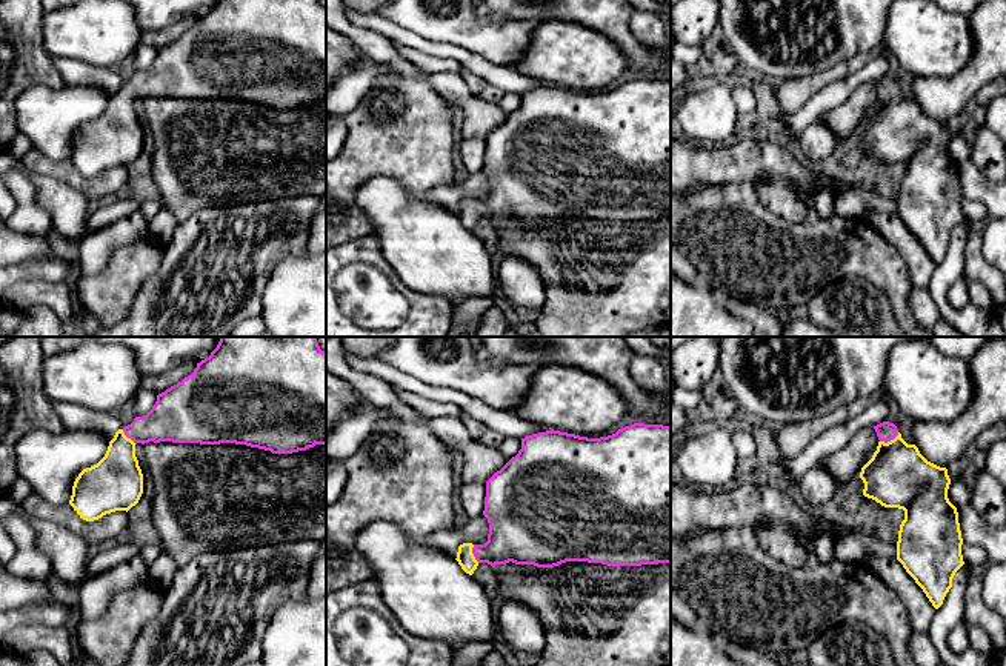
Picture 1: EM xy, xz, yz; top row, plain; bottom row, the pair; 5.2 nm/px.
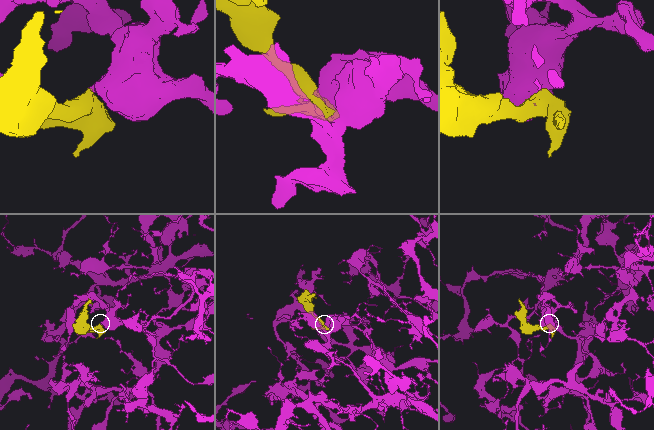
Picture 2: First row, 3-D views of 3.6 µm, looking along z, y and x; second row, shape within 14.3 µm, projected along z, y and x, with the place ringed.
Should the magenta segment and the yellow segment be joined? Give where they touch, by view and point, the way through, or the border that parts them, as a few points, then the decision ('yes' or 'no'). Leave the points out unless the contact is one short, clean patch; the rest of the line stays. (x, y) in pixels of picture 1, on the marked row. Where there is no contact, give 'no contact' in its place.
yz (889, 440) | across yz (886, 431), (889, 440), (897, 476) | yes

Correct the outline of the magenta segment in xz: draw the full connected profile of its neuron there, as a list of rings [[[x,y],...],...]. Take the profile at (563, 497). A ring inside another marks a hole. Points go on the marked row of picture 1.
[[[634,423],[615,434],[588,438],[546,431],[521,438],[521,449],[486,481],[483,515],[489,523],[485,544],[463,543],[457,561],[472,575],[480,563],[554,568],[566,561],[608,566],[671,563],[671,426]]]

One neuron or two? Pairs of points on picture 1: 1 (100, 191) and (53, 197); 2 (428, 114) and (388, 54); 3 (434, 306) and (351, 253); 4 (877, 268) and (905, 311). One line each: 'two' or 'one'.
1: two
2: two
3: one
4: one

